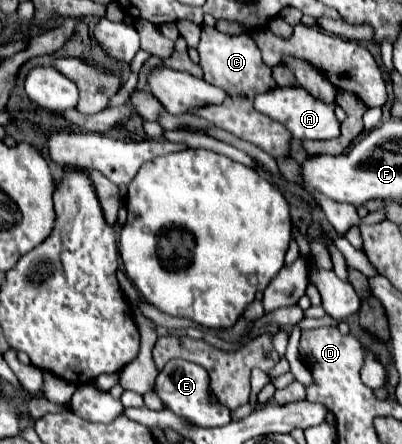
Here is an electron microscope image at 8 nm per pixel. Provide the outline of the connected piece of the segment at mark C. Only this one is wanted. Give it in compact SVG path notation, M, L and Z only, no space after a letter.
M205 24L201 30L201 42L199 42L197 50L201 56L199 64L201 64L203 74L205 74L203 78L215 86L225 88L227 100L219 106L207 106L205 110L193 110L193 114L199 114L199 116L215 122L219 128L235 134L237 138L243 138L247 142L257 144L259 148L269 152L273 158L287 156L291 134L279 122L273 122L271 118L259 114L251 102L251 98L255 94L275 86L275 82L271 78L271 68L267 64L263 64L261 52L259 52L255 40L251 38L251 34L241 32L241 34L231 36L231 34L225 34L221 30Z

